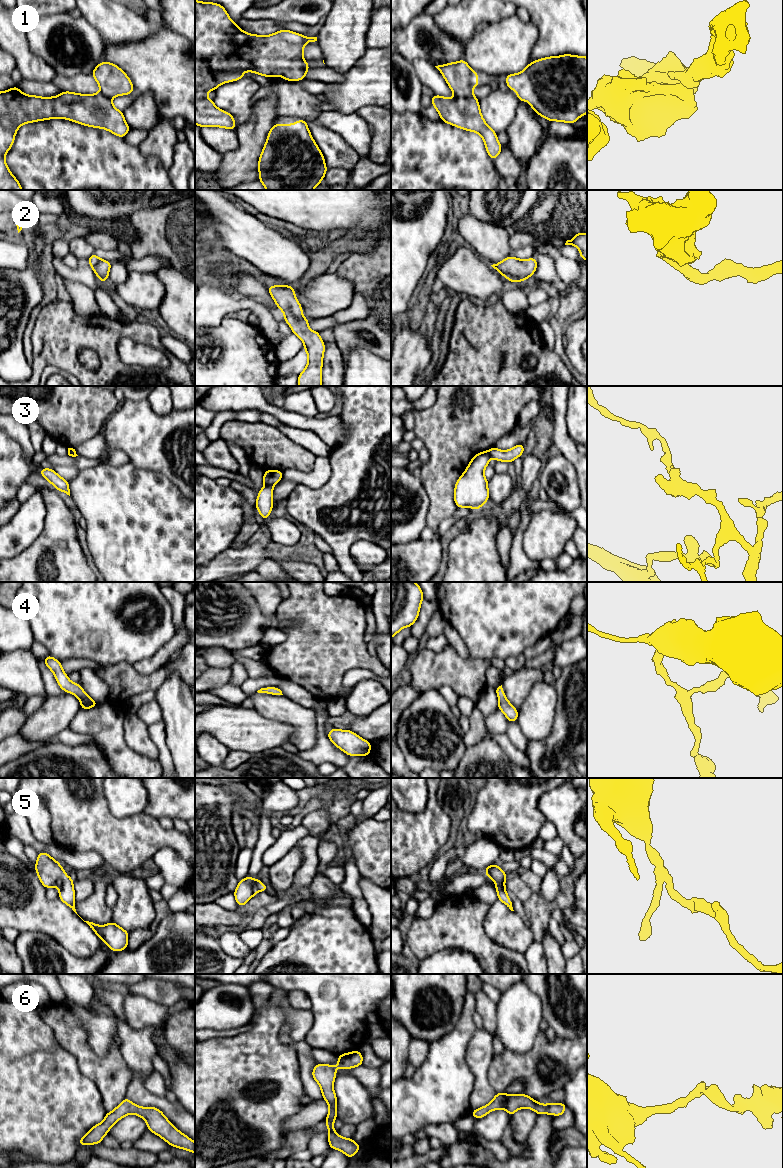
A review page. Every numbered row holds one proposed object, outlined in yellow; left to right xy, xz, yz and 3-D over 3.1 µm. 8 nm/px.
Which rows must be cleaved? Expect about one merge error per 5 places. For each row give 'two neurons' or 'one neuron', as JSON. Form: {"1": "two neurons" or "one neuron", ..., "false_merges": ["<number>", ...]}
{"1": "one neuron", "2": "one neuron", "3": "two neurons", "4": "one neuron", "5": "one neuron", "6": "one neuron", "false_merges": ["3"]}

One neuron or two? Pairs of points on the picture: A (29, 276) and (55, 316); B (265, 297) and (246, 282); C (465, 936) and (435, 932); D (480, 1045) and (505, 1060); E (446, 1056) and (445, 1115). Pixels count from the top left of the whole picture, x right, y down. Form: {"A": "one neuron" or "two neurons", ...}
{"A": "two neurons", "B": "one neuron", "C": "one neuron", "D": "two neurons", "E": "one neuron"}

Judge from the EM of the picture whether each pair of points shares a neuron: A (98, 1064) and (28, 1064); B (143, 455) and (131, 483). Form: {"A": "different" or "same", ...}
{"A": "different", "B": "different"}

